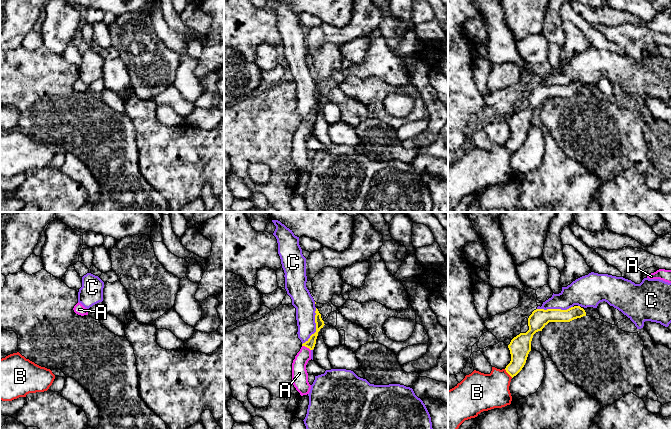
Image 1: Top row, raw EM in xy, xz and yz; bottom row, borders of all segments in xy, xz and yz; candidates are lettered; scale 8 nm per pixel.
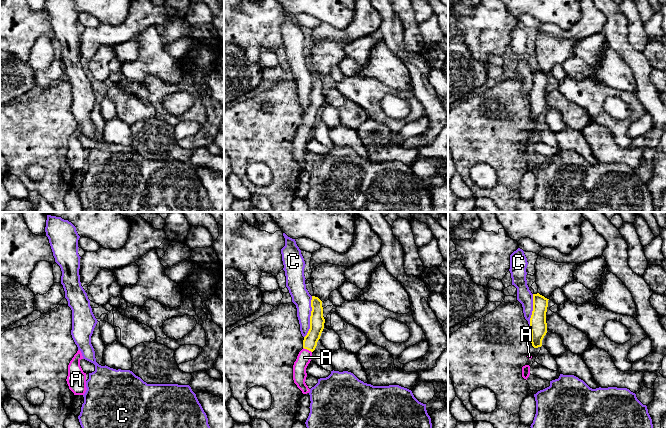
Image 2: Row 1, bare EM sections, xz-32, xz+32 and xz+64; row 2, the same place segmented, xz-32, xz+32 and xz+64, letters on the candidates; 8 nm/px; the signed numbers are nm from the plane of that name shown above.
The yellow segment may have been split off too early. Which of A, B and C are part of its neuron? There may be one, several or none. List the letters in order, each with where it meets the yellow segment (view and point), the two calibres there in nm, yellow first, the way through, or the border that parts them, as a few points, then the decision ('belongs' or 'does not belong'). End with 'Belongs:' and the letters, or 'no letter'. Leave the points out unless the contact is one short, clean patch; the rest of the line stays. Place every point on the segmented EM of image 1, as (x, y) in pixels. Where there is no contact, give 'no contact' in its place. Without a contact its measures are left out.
A: contact xz (306, 346); calibres 70 and 130 nm; way xz (311, 342), (306, 346), (299, 363), (299, 373); belongs
B: contact yz (508, 373); calibres 170 and 300 nm; does not belong
C: contact xz (316, 326); calibres 70 and 160 nm; border xz (316, 308), (315, 331), (302, 344); does not belong
Belongs: A

